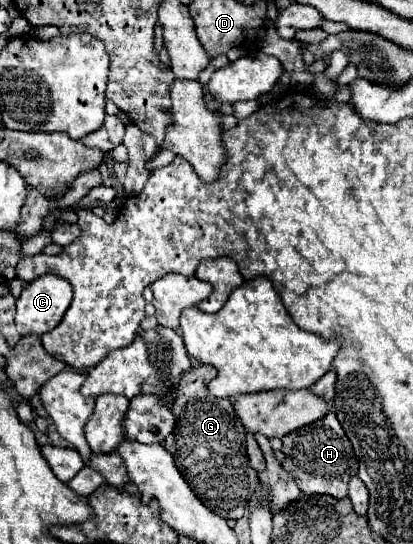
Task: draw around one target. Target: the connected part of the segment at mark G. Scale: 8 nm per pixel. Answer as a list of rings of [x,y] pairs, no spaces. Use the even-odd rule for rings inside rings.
[[[210,365],[194,367],[180,379],[178,397],[172,413],[176,417],[176,429],[162,445],[170,449],[176,467],[186,477],[196,497],[224,519],[240,519],[252,499],[258,473],[248,465],[246,457],[246,429],[240,425],[230,399],[218,399],[208,393],[208,383],[216,377],[216,369]]]

